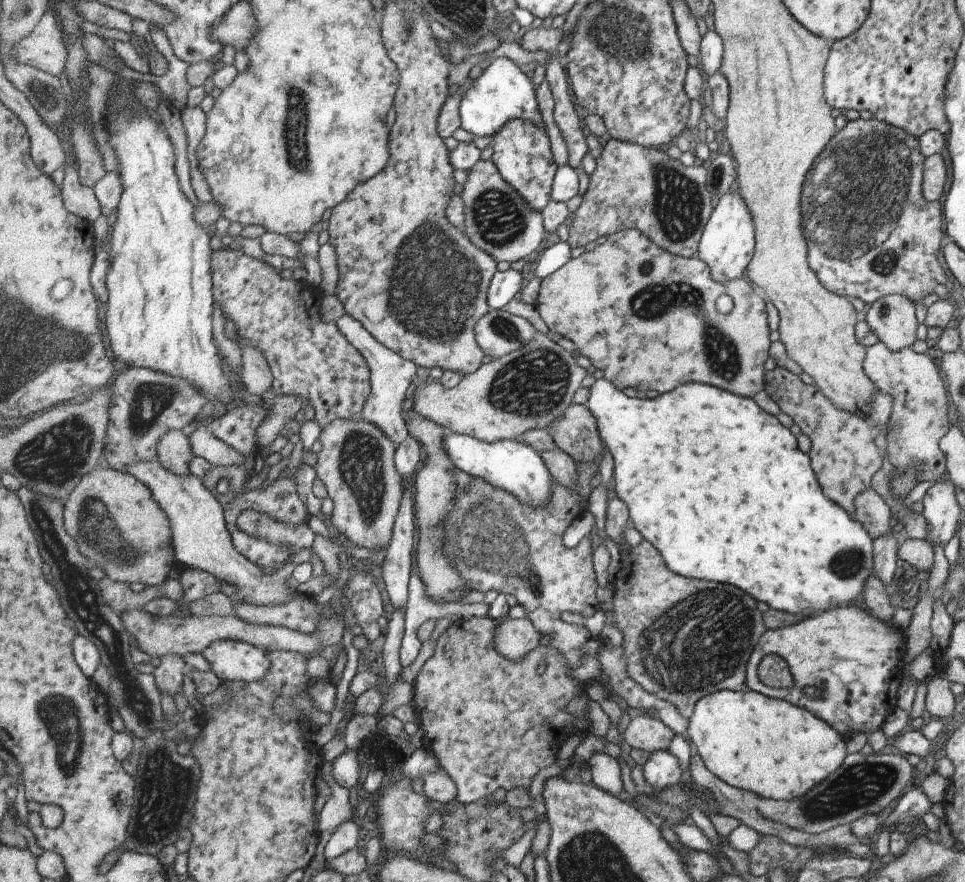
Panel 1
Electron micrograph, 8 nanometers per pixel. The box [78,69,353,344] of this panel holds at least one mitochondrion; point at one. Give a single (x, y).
(295, 133)

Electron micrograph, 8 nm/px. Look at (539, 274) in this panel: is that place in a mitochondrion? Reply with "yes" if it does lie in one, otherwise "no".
no

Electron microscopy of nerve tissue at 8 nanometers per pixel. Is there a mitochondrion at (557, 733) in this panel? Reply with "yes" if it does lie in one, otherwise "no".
no

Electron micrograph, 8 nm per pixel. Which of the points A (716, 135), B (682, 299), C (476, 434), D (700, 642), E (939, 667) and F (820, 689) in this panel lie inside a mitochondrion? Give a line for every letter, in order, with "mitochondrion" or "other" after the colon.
A: other
B: mitochondrion
C: other
D: mitochondrion
E: other
F: other

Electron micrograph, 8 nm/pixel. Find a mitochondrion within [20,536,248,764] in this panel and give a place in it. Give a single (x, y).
(134, 699)

